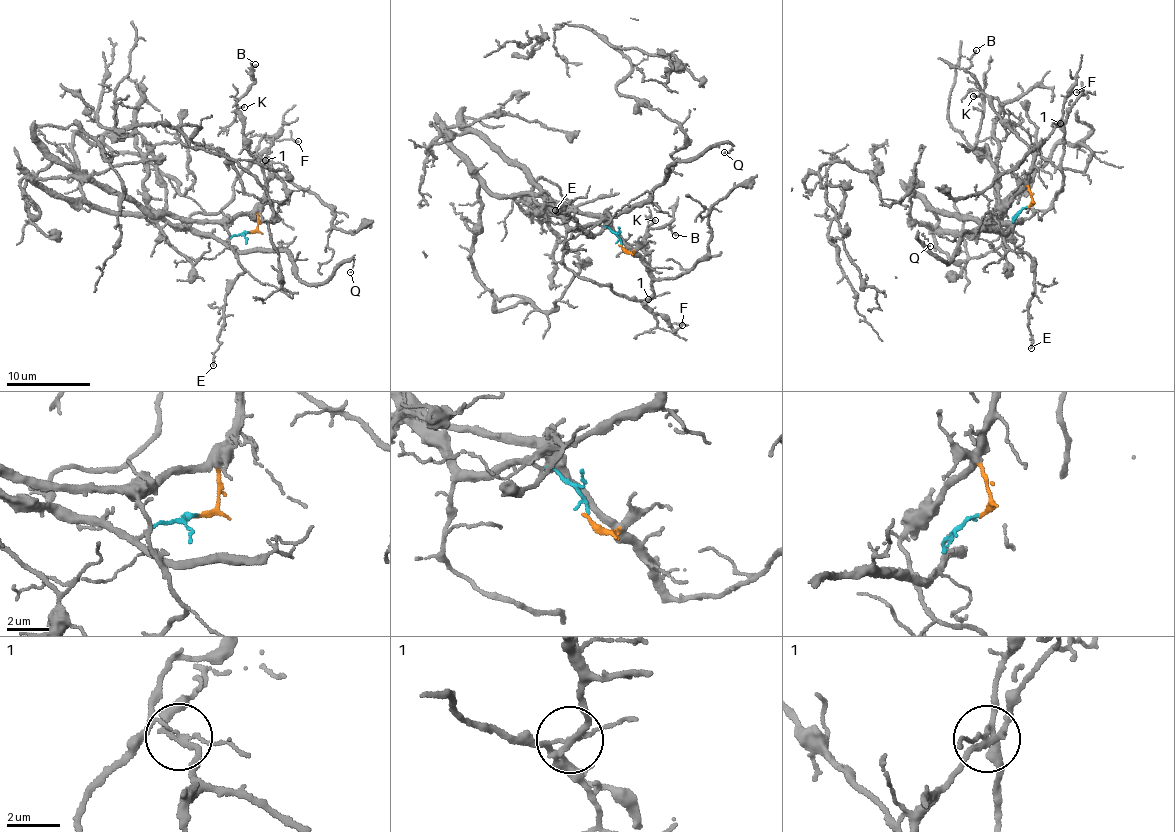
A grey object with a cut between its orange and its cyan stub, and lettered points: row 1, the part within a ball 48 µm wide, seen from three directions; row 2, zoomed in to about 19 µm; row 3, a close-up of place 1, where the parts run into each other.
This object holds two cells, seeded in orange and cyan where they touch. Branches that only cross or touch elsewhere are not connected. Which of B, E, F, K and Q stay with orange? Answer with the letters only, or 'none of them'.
B, E, F, K

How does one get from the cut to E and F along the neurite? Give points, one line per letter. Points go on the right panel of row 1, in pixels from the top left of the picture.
E: (1026, 207), (1031, 196), (1027, 186), (994, 218), (1011, 249), (1032, 259), (1031, 349)
F: (1026, 207), (1031, 196), (1029, 174), (1033, 151), (1083, 95), (1081, 89), (1075, 92)

